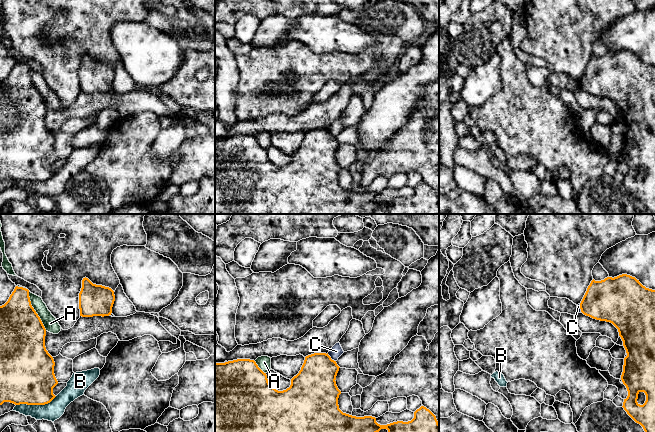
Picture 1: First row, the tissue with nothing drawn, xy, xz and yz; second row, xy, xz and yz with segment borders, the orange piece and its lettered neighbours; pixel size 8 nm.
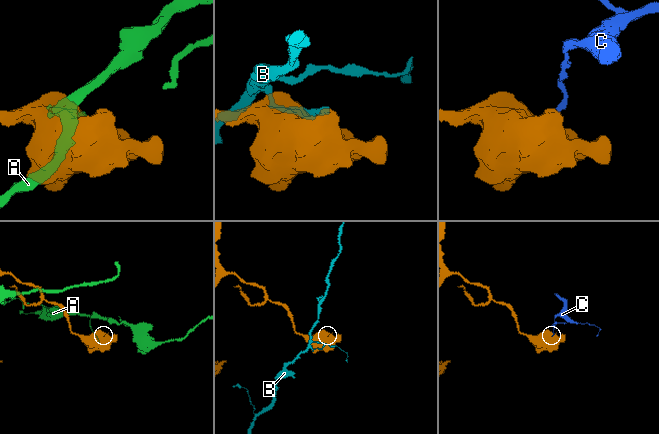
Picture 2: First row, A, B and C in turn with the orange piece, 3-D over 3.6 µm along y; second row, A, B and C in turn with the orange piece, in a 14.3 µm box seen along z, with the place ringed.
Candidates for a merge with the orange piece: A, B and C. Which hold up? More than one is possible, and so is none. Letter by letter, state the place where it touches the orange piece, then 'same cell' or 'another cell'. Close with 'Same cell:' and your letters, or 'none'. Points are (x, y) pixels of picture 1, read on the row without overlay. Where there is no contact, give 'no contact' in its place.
A: meets orange in xy at (35, 87); another cell
B: meets orange in xy at (36, 180); another cell
C: meets orange in xz at (330, 134); another cell
Same cell: none

